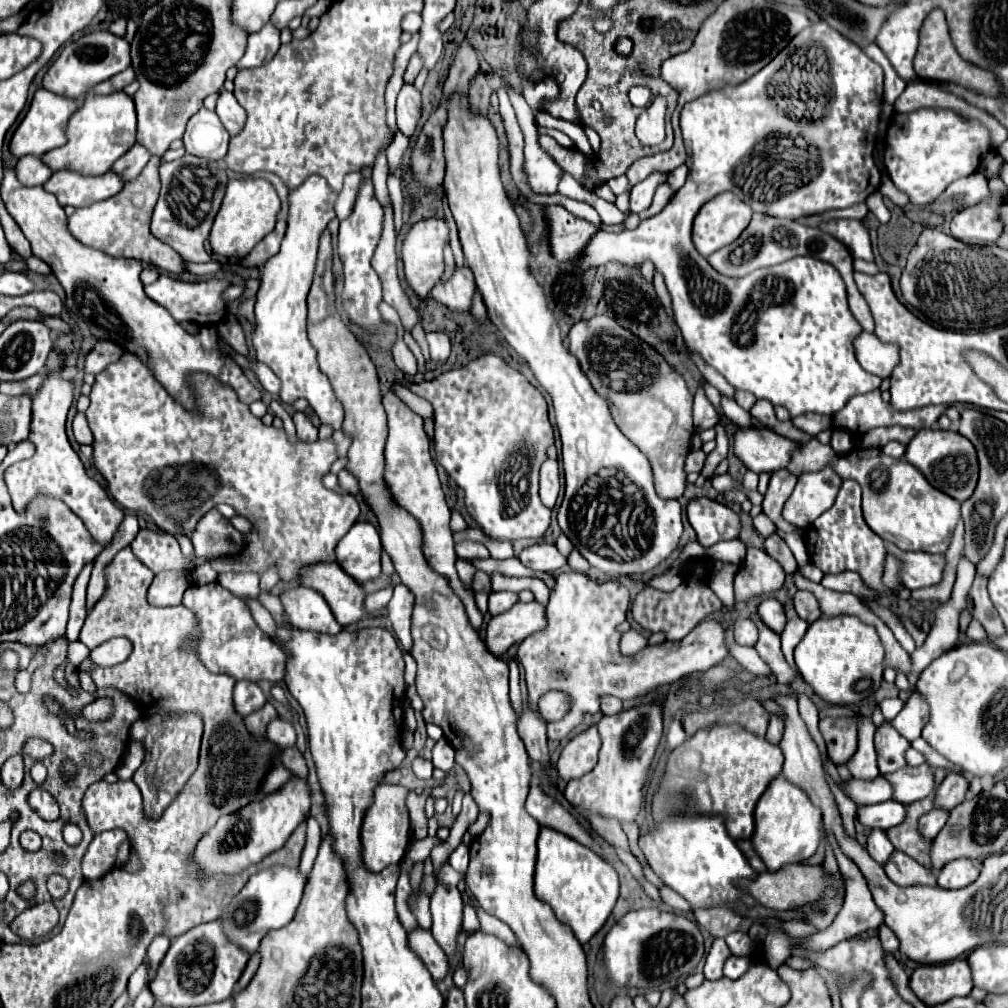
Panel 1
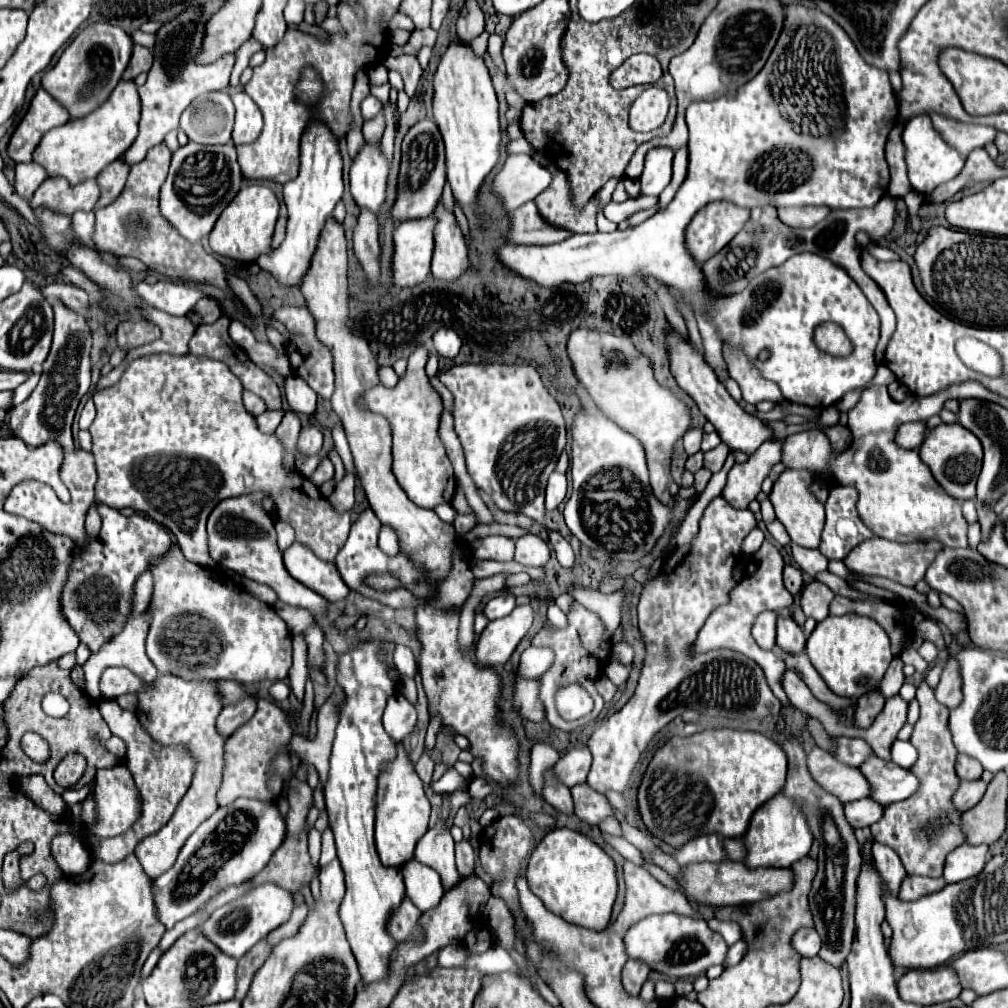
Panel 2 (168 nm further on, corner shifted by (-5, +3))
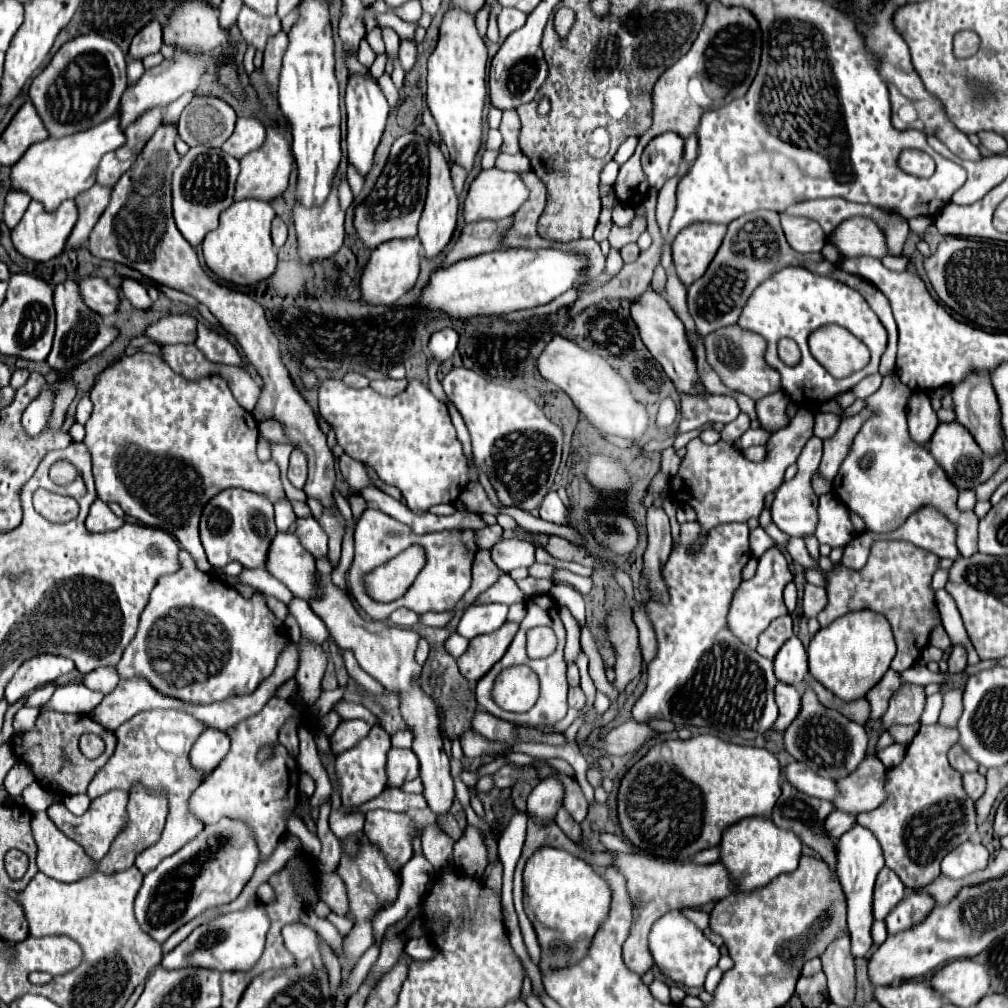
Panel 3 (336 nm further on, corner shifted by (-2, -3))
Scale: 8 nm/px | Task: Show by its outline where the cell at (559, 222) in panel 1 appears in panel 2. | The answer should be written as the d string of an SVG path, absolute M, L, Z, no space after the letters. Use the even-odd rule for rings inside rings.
M534 201L524 203L516 211L510 213L512 219L512 231L510 231L510 241L520 243L520 245L554 245L560 243L574 233L564 227L550 225L544 221L540 215L538 207Z

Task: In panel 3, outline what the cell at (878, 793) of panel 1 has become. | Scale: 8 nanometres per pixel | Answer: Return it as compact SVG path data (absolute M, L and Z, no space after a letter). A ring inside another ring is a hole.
M795 761L789 763L785 767L785 779L799 789L801 793L807 793L811 797L819 797L819 799L829 799L833 801L837 789L835 789L835 781L831 779L823 779L817 773L811 773L811 769L807 769L807 765Z

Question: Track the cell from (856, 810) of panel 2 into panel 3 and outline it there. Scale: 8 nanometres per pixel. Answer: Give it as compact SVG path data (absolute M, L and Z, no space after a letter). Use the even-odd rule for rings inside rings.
M835 809L835 811L829 813L827 821L823 823L823 829L825 829L825 833L827 833L829 837L837 839L837 837L841 837L847 829L851 829L851 825L853 825L855 821L857 821L855 815L851 815L851 813L839 813L839 811Z

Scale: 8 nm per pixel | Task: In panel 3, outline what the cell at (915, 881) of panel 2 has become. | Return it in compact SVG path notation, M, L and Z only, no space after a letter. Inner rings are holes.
M911 891L885 919L887 931L889 933L901 933L905 929L911 929L913 925L921 923L931 909L935 907L935 901L927 897L925 893L915 893Z

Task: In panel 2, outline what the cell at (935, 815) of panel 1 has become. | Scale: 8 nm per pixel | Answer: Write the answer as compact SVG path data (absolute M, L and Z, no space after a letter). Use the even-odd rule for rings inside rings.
M980 779L978 783L960 783L958 791L954 793L952 805L954 805L960 813L964 813L964 811L968 811L970 807L974 807L974 805L982 799L984 793L986 793L986 783L984 783L982 779Z

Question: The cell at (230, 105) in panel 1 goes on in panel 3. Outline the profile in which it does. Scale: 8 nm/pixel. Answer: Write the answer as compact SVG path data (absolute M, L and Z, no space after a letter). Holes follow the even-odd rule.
M239 117L233 135L225 141L225 145L221 149L235 159L243 159L247 153L251 153L263 145L265 135L267 135L267 131L257 119Z

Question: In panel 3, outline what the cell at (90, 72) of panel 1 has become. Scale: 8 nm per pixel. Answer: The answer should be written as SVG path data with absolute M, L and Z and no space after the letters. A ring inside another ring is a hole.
M91 33L61 45L45 69L31 81L29 99L49 131L49 137L59 139L109 119L119 109L119 99L125 89L127 73L123 51L111 39Z

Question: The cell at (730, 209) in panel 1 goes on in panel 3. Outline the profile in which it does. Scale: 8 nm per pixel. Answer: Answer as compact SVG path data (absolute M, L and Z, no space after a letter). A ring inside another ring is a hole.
M695 223L685 227L673 241L675 271L685 287L703 277L715 257L727 227L717 223Z

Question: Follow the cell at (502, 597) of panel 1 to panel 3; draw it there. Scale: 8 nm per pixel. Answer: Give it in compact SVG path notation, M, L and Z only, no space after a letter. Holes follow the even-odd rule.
M491 603L491 605L473 605L465 611L457 625L457 633L465 639L473 639L477 635L493 633L507 619L507 605Z

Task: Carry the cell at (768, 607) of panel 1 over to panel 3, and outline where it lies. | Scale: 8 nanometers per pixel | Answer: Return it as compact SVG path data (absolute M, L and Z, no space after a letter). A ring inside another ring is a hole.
M793 635L775 657L775 675L787 685L799 687L807 675L807 653L803 643Z

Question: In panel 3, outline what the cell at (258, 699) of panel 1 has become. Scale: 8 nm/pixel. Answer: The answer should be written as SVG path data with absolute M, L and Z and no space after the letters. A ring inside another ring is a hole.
M205 729L191 747L191 753L189 753L191 767L199 775L207 777L221 763L227 751L229 751L227 735L217 729Z

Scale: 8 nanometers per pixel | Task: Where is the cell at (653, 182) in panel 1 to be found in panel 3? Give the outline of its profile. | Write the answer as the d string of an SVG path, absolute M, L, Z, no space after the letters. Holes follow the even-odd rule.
M667 131L651 139L645 147L641 163L651 189L659 189L669 177L673 177L683 161L685 139L679 133Z

